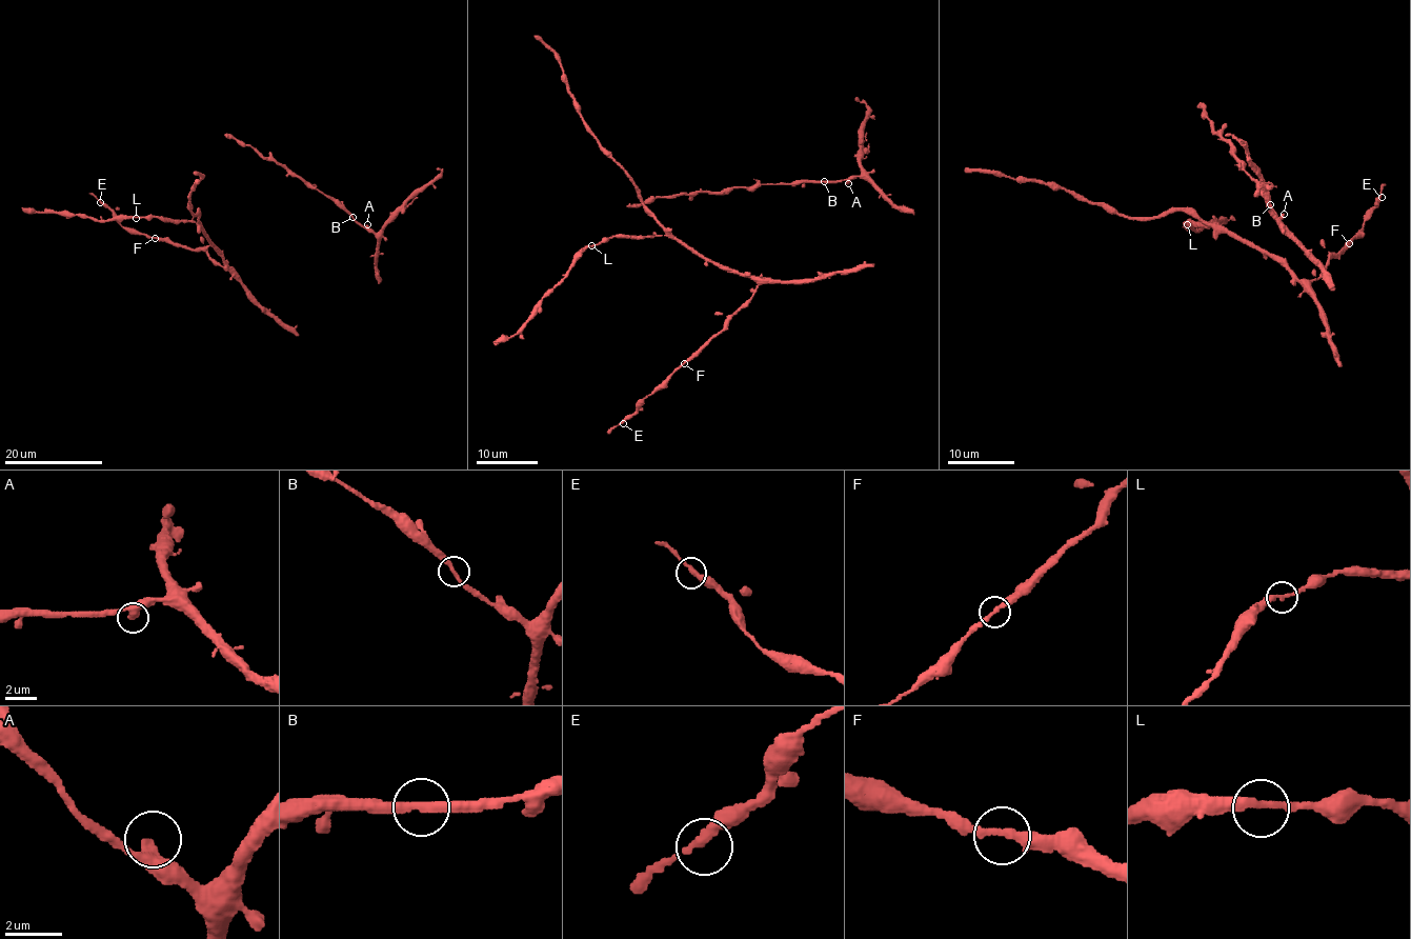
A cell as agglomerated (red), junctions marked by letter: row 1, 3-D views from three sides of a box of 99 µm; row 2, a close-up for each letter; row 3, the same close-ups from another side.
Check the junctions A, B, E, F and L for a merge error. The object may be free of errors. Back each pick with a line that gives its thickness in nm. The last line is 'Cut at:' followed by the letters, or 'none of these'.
Cut at: none of these

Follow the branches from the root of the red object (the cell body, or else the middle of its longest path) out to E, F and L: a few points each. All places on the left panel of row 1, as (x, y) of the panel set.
E: (199, 207), (198, 219), (229, 268), (222, 266), (202, 250), (189, 250), (133, 234), (100, 202)
F: (199, 207), (198, 219), (229, 268), (222, 266), (204, 251), (189, 250), (155, 238)
L: (199, 207), (199, 223), (167, 220), (161, 217), (136, 218)

